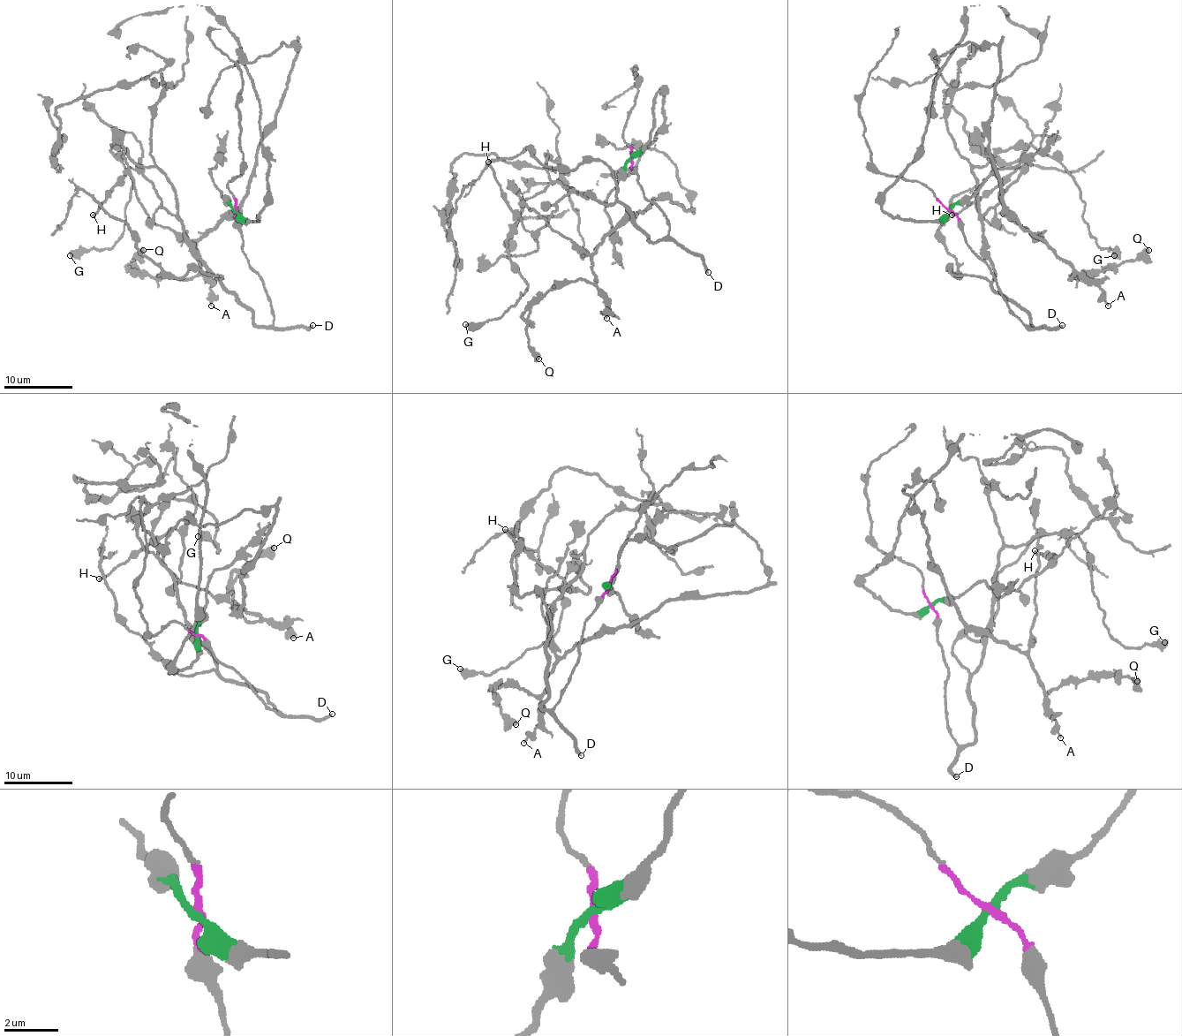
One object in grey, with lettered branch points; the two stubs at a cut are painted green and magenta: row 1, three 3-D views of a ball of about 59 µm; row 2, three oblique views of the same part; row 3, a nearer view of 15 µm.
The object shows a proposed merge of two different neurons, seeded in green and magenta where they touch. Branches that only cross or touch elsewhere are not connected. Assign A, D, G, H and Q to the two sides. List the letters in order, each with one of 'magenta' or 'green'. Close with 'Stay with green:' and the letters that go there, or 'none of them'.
A: green
D: magenta
G: magenta
H: magenta
Q: green
Stay with green: A, Q

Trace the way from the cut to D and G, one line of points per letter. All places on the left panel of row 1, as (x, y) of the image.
D: (235, 209), (248, 265), (259, 275), (274, 325), (277, 328), (312, 325)
G: (235, 209), (270, 327), (207, 266), (173, 184), (121, 147), (111, 144), (131, 178), (123, 235), (70, 256)

